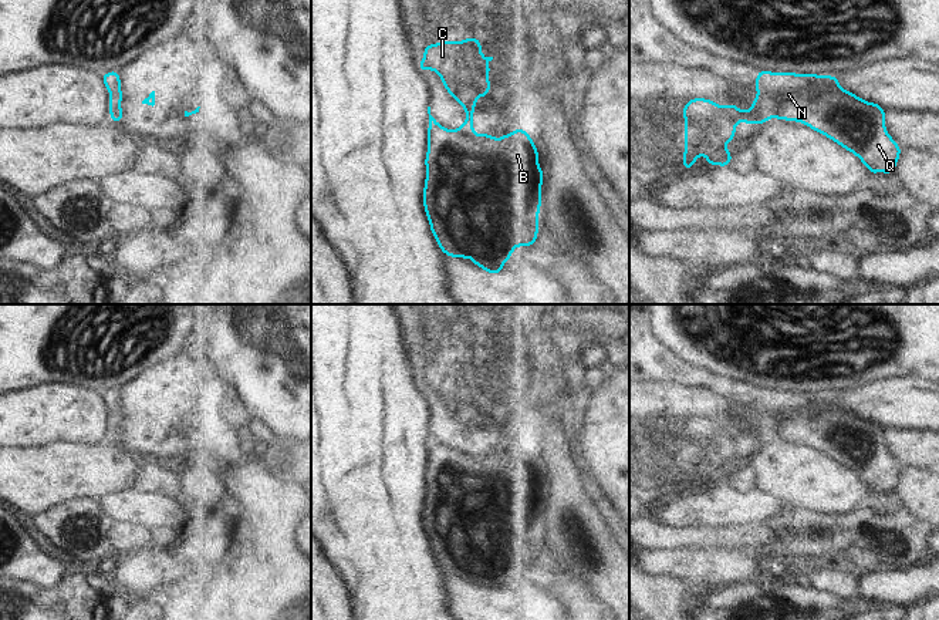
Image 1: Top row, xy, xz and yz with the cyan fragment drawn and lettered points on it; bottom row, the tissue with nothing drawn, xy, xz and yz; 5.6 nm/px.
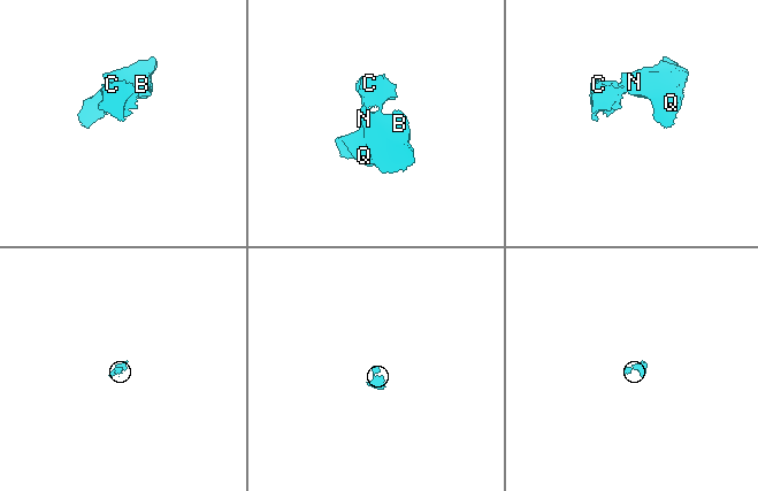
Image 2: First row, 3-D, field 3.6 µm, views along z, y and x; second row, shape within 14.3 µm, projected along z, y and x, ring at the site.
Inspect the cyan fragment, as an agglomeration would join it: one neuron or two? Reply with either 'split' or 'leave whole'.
split

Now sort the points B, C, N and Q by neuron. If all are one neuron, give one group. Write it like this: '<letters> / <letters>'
B N Q / C

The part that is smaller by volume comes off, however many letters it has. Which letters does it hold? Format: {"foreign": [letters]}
{"foreign": ["C"]}

